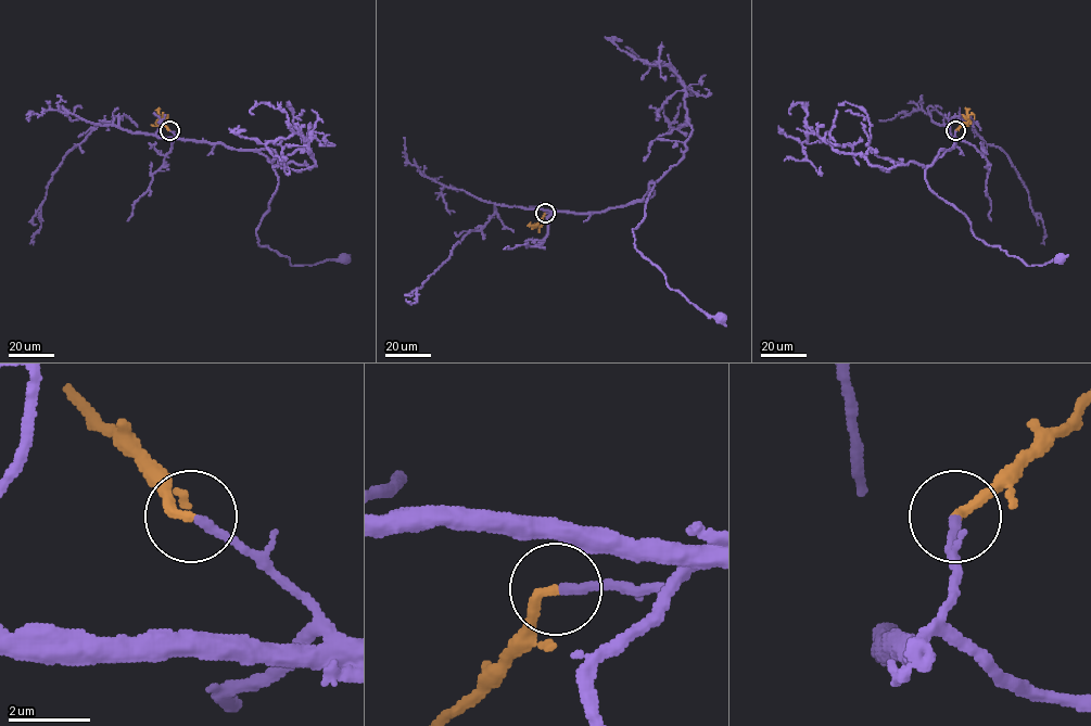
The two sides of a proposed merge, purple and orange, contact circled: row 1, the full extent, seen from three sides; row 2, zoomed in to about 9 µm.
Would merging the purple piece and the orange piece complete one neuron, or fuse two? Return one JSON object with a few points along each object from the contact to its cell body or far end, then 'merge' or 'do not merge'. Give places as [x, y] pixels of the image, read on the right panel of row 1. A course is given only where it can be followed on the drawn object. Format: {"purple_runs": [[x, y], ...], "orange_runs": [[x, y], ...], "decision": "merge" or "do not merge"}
{"purple_runs": [[955, 130], [953, 145], [925, 170], [929, 189], [962, 212], [972, 231], [988, 244], [1028, 266], [1060, 257]], "orange_runs": [[955, 130], [967, 123], [971, 113], [975, 118]], "decision": "merge"}

